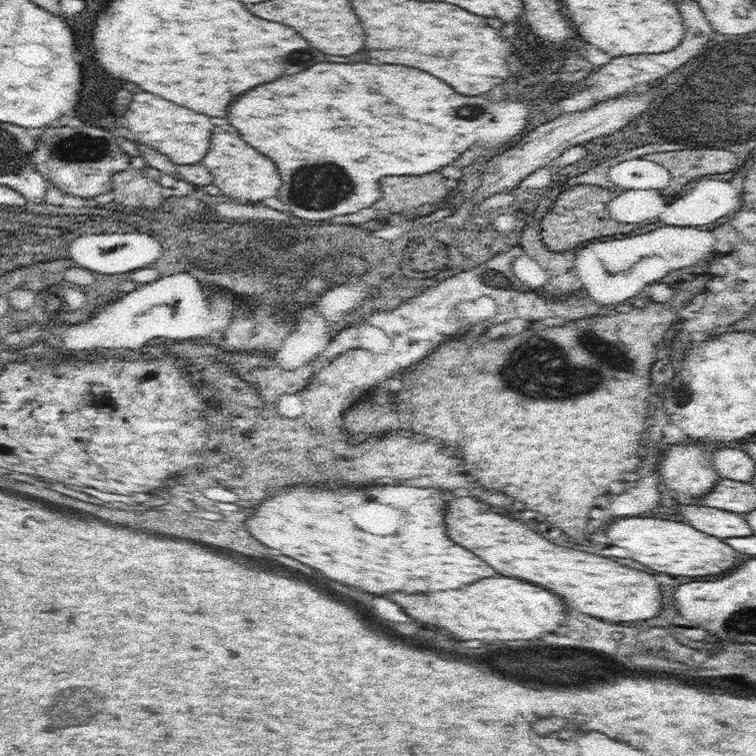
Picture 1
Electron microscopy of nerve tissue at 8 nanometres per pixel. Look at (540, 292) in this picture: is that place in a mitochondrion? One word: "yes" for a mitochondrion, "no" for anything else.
no

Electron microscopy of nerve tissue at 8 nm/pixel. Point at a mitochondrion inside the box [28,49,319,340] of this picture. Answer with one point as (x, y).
(74, 147)

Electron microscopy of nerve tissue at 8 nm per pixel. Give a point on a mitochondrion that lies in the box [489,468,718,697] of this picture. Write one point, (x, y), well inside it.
(561, 667)

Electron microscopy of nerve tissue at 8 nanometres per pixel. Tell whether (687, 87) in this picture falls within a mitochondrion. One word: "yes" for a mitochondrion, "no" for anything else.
yes

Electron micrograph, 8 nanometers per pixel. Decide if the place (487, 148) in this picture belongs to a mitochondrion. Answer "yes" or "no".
no

